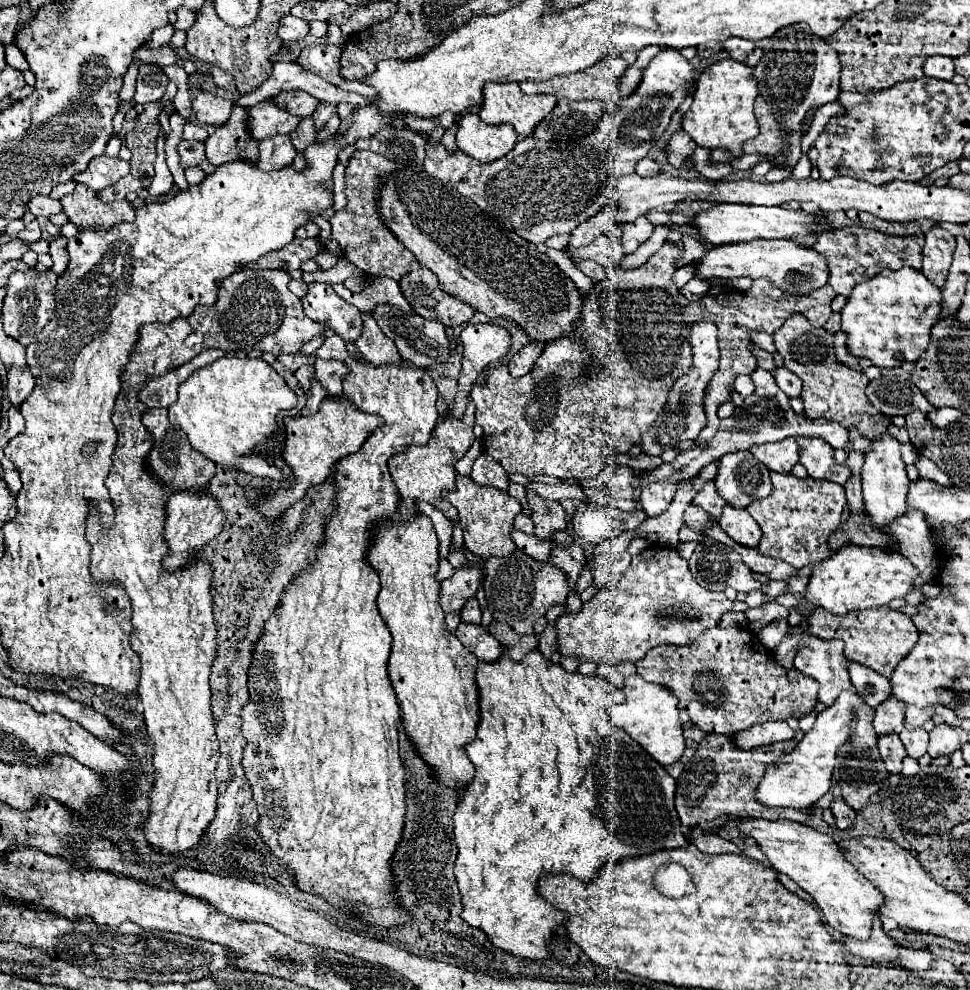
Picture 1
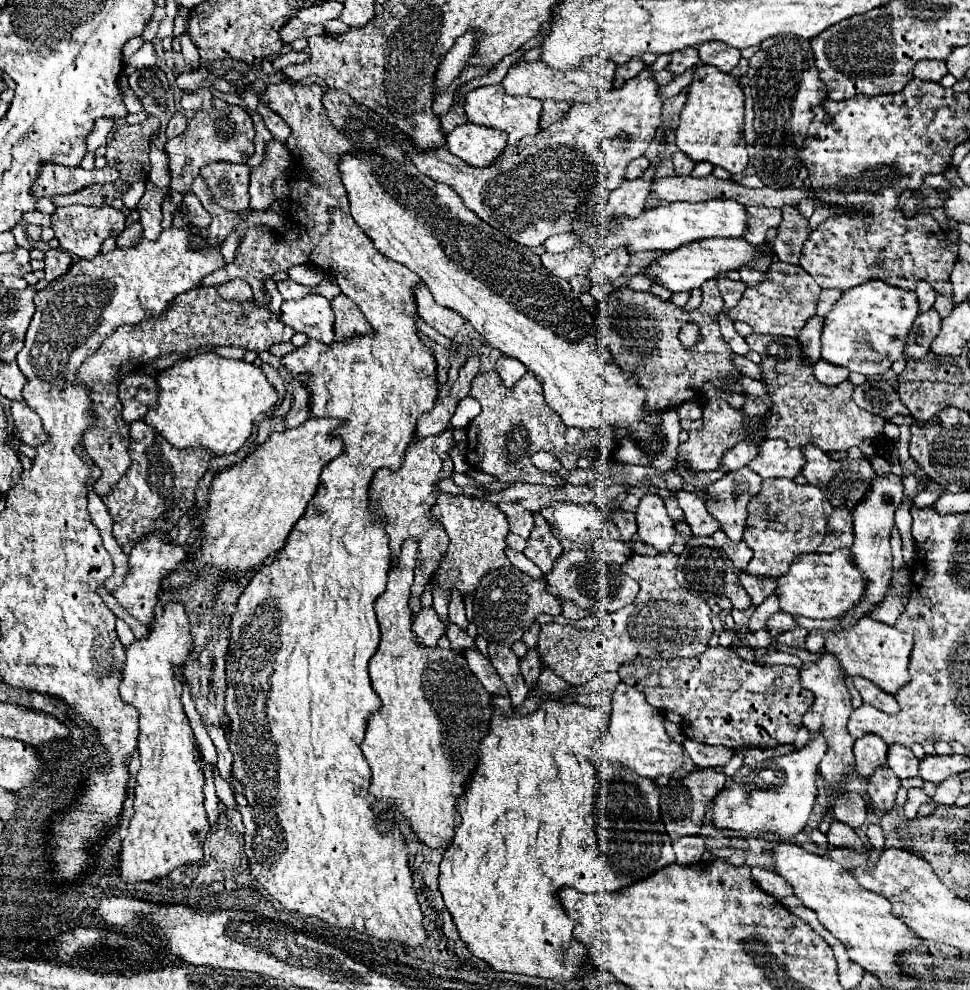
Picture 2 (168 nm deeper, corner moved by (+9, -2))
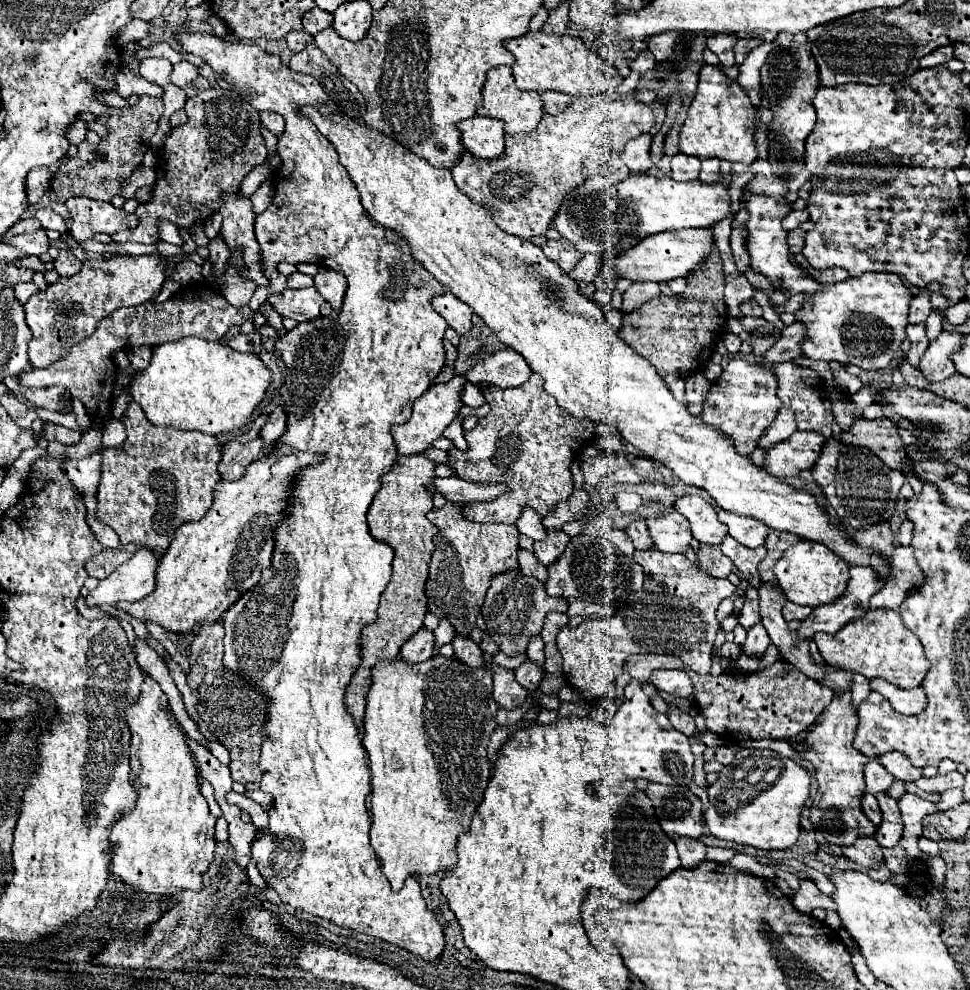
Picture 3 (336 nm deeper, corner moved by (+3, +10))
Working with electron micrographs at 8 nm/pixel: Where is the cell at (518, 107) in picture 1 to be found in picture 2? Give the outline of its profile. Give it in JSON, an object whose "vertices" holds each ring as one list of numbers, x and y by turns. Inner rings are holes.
{"vertices":[[502,84,496,86,482,86,476,90,470,90,466,94,466,104,464,104,468,122,480,124,486,128,498,128,508,132,508,144,516,144,524,136,534,136,540,132,538,122,540,122,540,112,542,112,542,102,536,98,526,98,526,96,508,96,502,88]]}

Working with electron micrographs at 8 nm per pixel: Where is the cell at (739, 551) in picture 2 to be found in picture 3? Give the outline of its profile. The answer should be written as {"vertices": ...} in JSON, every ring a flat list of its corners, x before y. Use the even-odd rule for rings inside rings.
{"vertices":[[726,536,724,542,720,544,720,550,722,550,722,554,728,556,728,558,734,562,734,566,748,578,750,586,758,590,760,584,762,584,762,580,760,580,756,568,758,568,758,564,760,564,760,560,766,556,766,548,760,546,760,548,750,550,750,548,744,548,740,542,732,540,732,536]]}

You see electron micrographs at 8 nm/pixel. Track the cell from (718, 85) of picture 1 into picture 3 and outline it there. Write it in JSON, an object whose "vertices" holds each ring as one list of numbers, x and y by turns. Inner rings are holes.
{"vertices":[[704,64,698,74,698,90,690,102,688,116,680,128,680,152,688,156,720,158,728,162,752,164,758,158,754,144,754,106,738,82,724,76,718,66]]}

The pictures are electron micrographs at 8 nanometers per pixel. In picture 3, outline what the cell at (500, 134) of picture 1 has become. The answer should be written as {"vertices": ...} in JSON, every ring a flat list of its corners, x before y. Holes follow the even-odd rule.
{"vertices":[[472,116,468,120,462,120,458,128,462,134,462,146,468,154,482,160,492,160,502,156,504,130,500,120]]}

